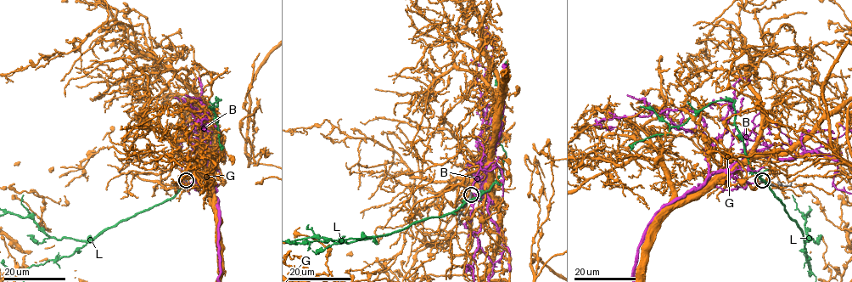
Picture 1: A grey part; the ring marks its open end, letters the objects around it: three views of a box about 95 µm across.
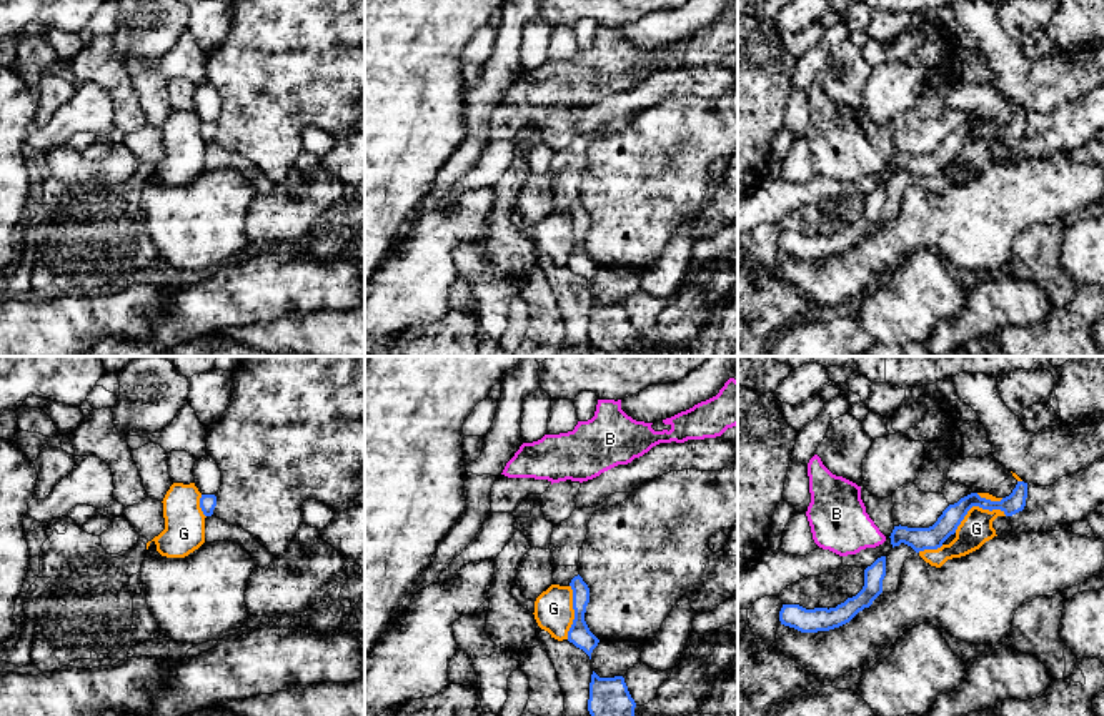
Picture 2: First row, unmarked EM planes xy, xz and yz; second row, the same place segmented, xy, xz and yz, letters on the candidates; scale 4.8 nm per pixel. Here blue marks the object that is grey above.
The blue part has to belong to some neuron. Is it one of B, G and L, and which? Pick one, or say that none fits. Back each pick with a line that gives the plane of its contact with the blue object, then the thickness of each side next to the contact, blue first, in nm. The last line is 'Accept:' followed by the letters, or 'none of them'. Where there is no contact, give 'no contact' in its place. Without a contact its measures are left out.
Accept: none of them

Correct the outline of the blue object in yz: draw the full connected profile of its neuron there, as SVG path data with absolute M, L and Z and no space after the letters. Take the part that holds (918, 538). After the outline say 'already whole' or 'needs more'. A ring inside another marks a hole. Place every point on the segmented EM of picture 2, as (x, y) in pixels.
M1017 481L1012 493L1001 501L991 501L981 498L977 493L971 493L961 498L957 503L949 505L937 521L929 528L908 528L894 526L891 533L891 544L899 546L901 543L911 546L916 553L924 549L937 549L942 543L956 533L957 526L972 506L982 510L1001 510L1006 516L1012 516L1024 510L1027 498L1027 483Z; already whole

